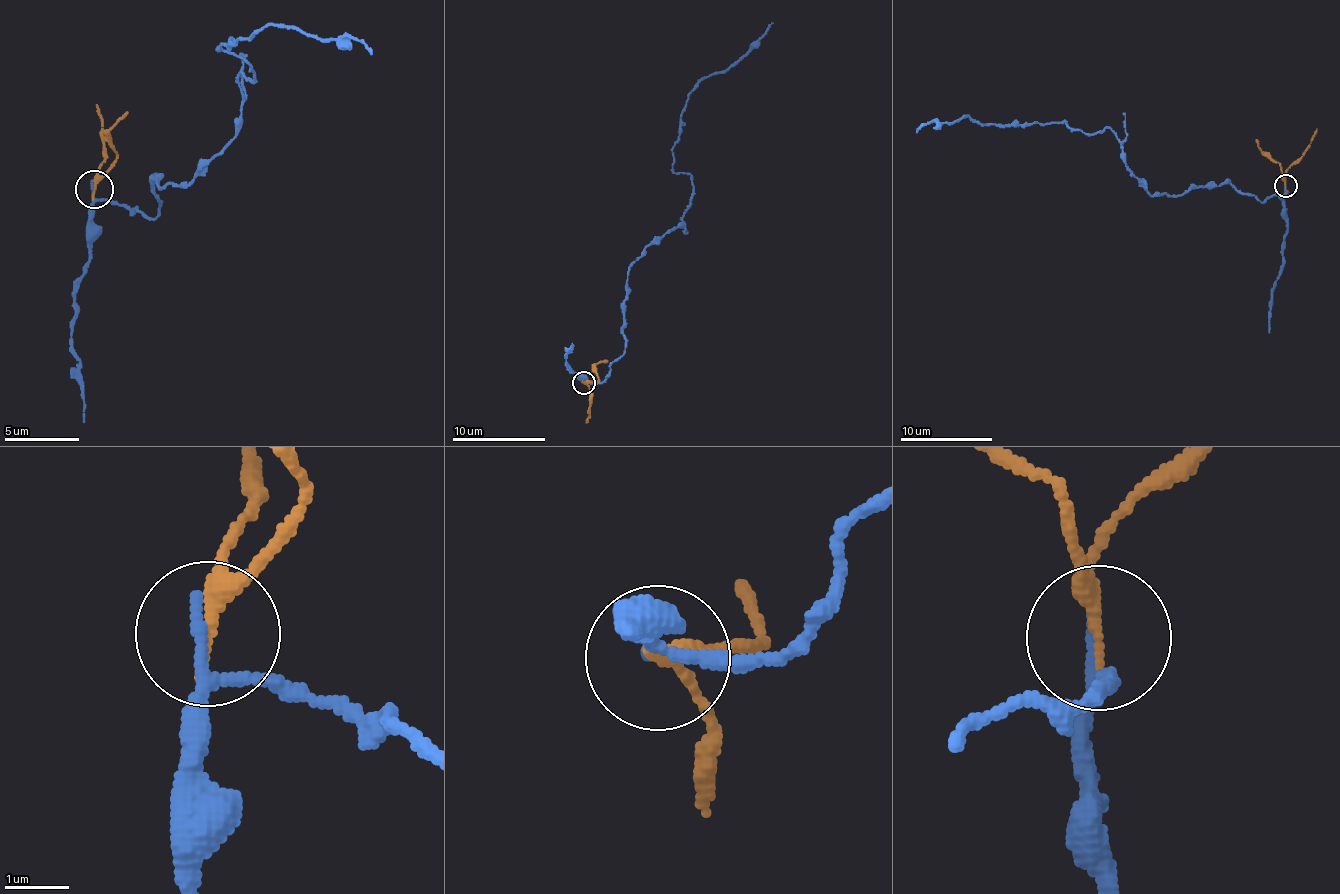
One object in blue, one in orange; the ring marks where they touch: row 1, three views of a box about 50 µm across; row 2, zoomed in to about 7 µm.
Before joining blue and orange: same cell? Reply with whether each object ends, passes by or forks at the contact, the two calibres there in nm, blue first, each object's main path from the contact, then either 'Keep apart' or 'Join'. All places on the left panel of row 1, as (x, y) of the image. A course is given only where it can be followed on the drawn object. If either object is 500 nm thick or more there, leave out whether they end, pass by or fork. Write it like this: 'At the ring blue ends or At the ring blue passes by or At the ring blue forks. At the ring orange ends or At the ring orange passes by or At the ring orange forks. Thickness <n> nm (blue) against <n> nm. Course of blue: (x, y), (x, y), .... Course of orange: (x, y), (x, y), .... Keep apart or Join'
At the ring blue passes by. At the ring orange passes by. Thickness 150 nm (blue) against 200 nm. Course of blue: (93, 188), (155, 215), (155, 176), (189, 185), (237, 134), (252, 69), (216, 47), (268, 26), (373, 54). Course of orange: (93, 188), (97, 169), (105, 160), (105, 144), (95, 103). Keep apart

